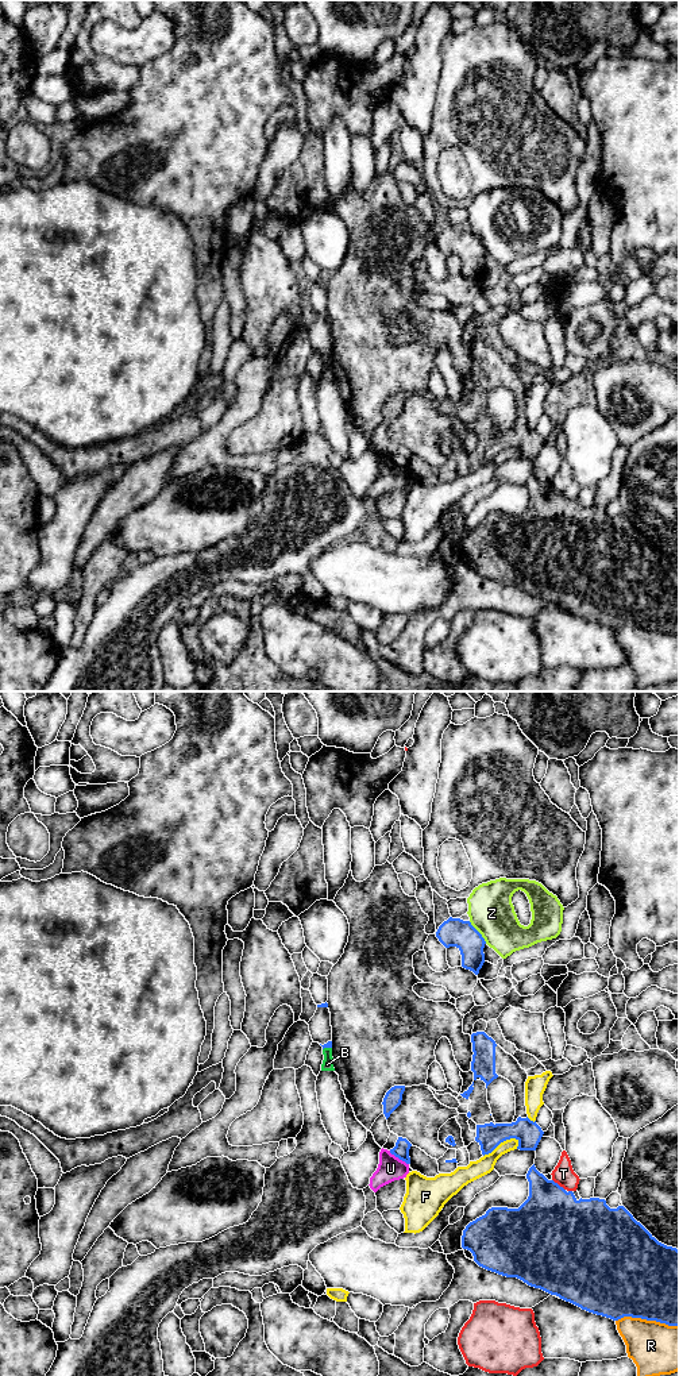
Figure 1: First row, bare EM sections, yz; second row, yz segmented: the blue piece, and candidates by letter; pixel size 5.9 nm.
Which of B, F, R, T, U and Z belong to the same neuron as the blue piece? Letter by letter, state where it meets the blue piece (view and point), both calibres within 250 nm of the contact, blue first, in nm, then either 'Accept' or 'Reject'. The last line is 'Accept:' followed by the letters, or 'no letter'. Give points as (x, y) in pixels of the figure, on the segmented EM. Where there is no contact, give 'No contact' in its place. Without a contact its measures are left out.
B: Touches blue at yz (327, 1047). Thickness 40 nm (blue) against 70 nm. Reject
F: Touches blue at yz (501, 1141). Thickness 150 nm (blue) against 110 nm. Reject
R: Touches blue at yz (647, 1319). Thickness 480 nm (blue) against 300 nm. Reject
T: Touches blue at yz (558, 1184). Thickness 420 nm (blue) against 130 nm. Reject
U: Touches blue at yz (398, 1157). Thickness 90 nm (blue) against 150 nm. Reject
Z: Touches blue at yz (478, 932). Thickness 170 nm (blue) against 280 nm. Reject
Accept: no letter

